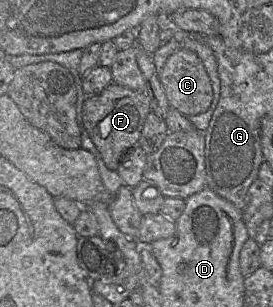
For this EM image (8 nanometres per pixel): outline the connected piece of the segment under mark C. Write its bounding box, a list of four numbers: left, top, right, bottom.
[159,48,213,117]

